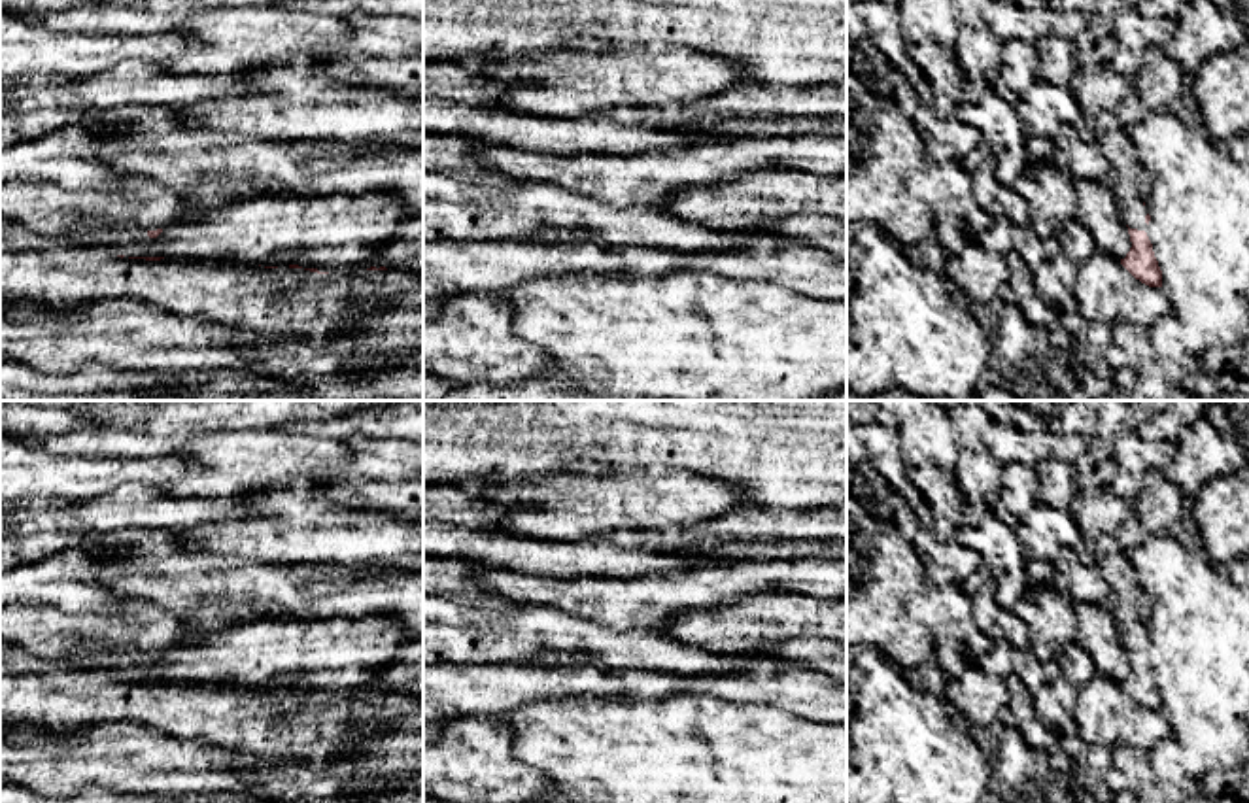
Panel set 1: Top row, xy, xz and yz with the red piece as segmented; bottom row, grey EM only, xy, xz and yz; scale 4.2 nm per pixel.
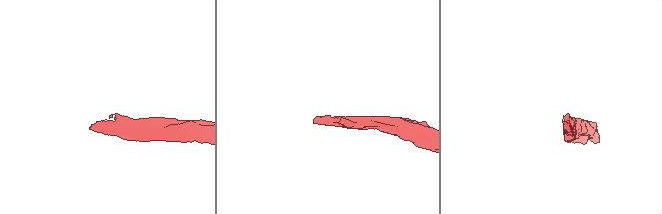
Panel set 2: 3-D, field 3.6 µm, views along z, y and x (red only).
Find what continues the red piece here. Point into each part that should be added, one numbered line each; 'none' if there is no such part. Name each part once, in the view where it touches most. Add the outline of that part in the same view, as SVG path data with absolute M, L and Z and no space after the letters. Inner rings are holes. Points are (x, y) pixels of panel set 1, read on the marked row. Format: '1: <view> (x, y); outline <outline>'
1: yz (1134, 212); outline M1138 198L1128 200L1121 208L1121 212L1122 212L1122 221L1130 229L1147 231L1147 223L1145 223L1147 208L1143 206L1141 200L1138 200Z

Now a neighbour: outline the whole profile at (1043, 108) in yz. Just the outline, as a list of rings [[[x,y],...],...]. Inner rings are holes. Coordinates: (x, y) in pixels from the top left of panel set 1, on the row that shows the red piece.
[[[1039,79],[1020,94],[1017,113],[1028,138],[1054,138],[1064,125],[1071,125],[1081,132],[1086,130],[1090,123],[1081,113],[1068,85],[1052,85]]]

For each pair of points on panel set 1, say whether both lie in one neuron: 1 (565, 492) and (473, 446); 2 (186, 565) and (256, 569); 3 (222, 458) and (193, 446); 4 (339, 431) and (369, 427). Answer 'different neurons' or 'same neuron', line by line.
1: different neurons
2: same neuron
3: same neuron
4: same neuron

